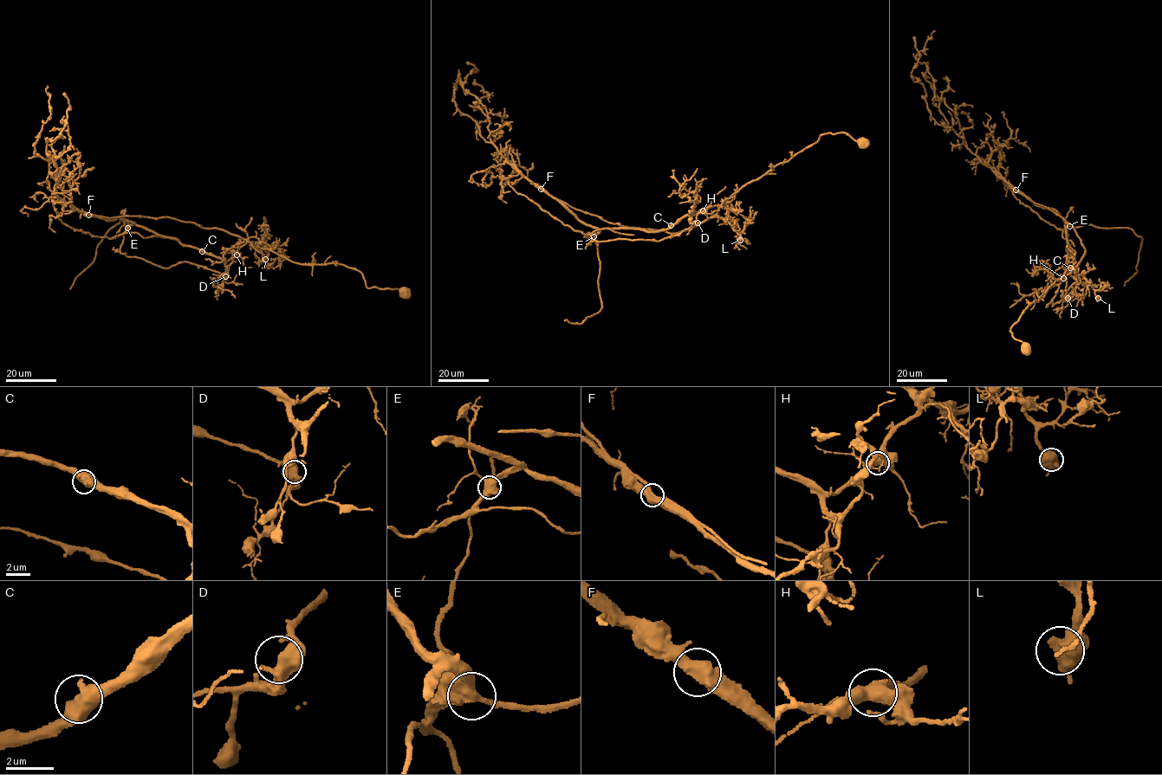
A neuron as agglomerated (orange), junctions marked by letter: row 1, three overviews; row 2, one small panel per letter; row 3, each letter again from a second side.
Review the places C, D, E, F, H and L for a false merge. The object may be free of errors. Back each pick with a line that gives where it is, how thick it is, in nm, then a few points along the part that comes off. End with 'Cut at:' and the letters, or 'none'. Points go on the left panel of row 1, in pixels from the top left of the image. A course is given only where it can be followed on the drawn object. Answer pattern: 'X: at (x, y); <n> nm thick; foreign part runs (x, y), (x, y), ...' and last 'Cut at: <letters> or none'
F: at (88, 215); 600 nm thick; foreign part runs (88, 215), (134, 222), (120, 246), (128, 256), (165, 268), (189, 261), (225, 278), (218, 289), (211, 278)
Cut at: F

